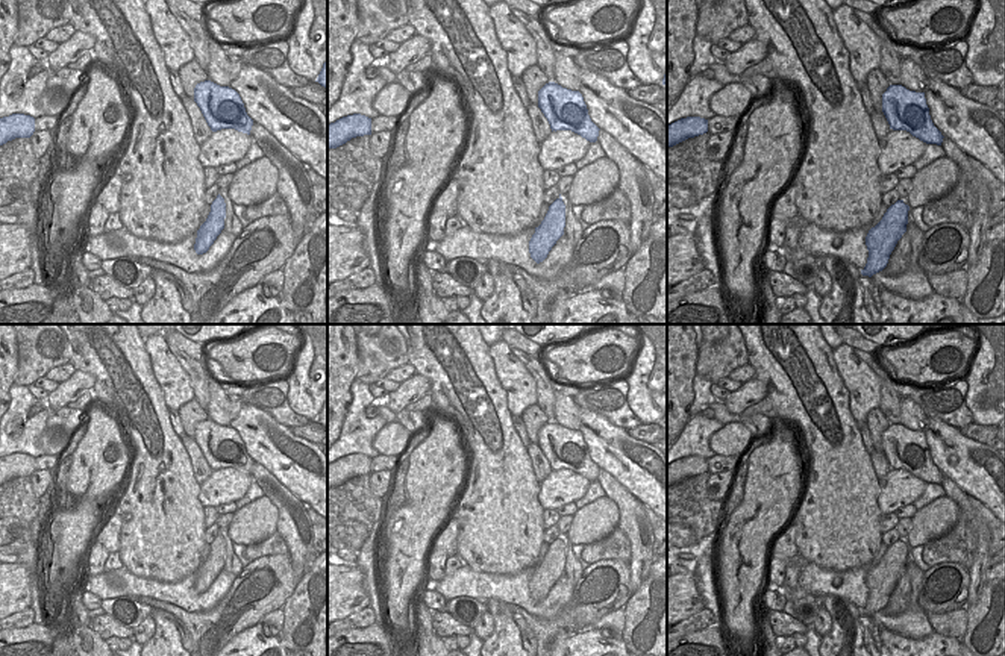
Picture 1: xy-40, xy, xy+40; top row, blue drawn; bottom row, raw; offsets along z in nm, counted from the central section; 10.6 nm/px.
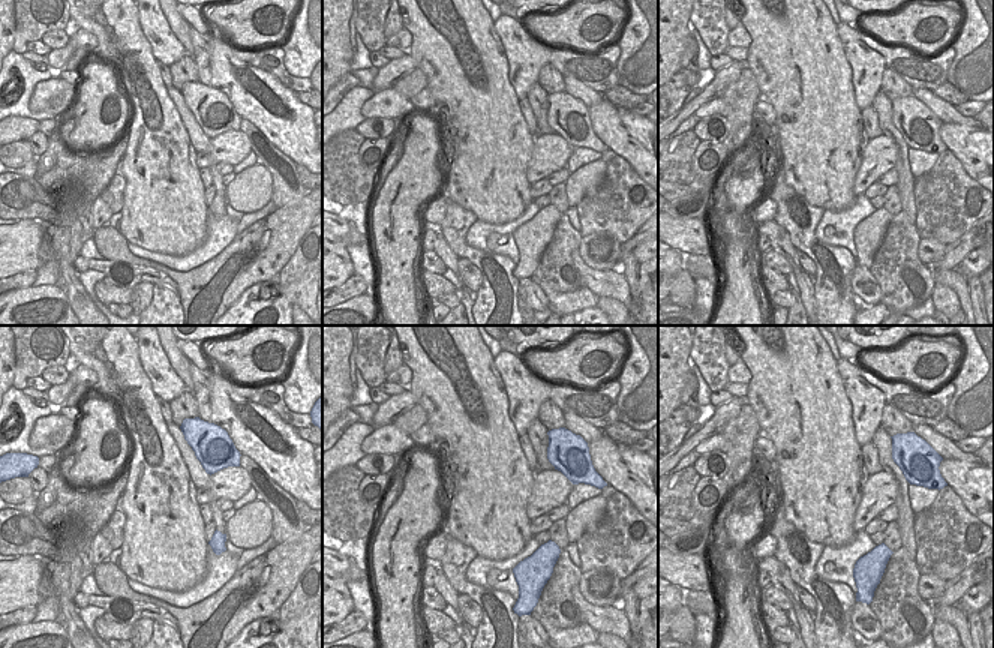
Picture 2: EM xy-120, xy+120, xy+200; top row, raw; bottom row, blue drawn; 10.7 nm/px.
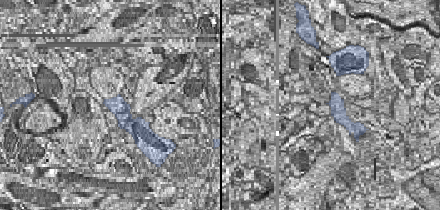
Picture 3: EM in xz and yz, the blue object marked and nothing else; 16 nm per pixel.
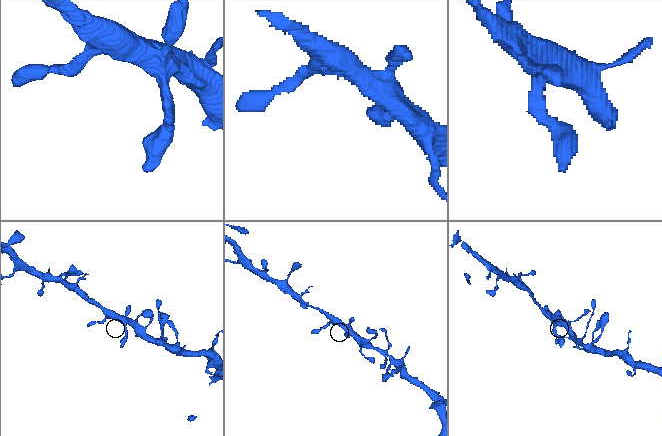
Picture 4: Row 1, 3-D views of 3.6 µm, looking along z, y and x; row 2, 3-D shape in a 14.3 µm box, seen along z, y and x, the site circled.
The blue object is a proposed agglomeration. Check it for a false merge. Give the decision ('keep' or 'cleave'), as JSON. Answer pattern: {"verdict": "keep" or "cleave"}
{"verdict": "keep"}

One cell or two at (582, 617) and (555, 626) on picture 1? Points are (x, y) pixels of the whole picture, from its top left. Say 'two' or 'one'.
one

